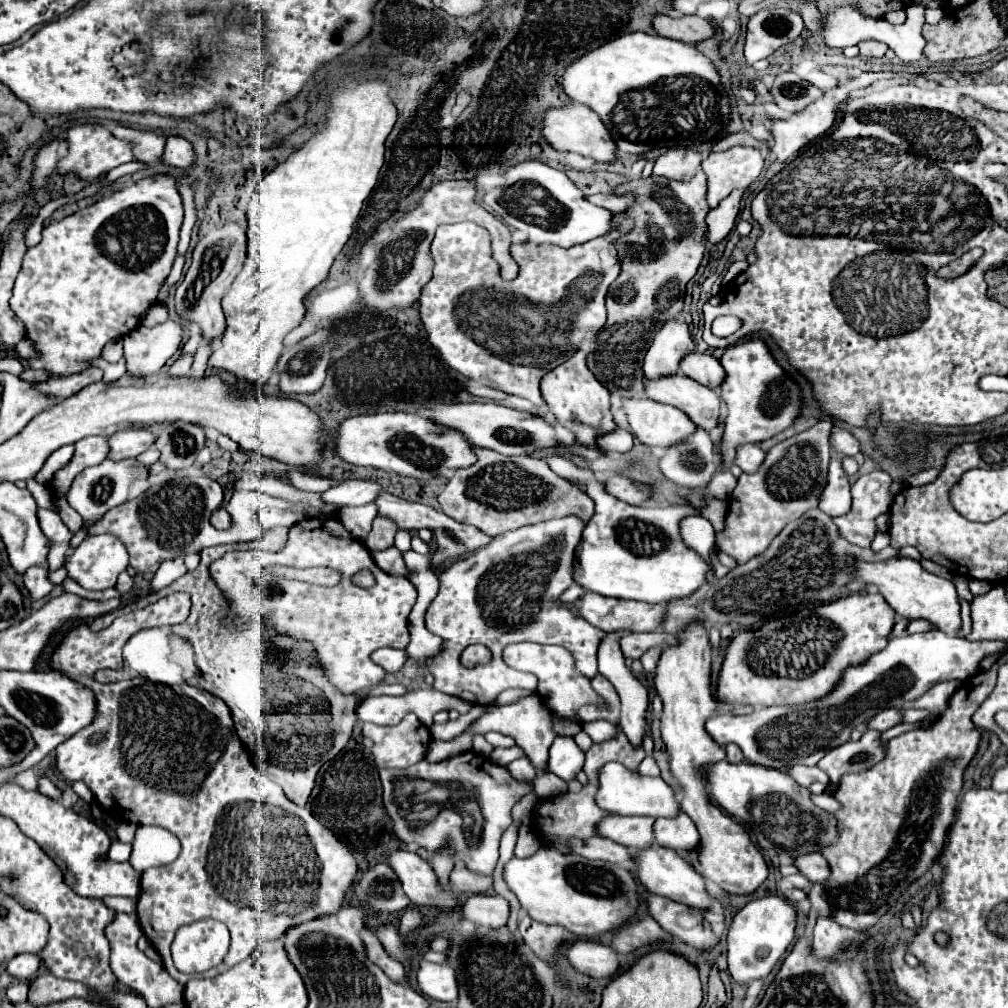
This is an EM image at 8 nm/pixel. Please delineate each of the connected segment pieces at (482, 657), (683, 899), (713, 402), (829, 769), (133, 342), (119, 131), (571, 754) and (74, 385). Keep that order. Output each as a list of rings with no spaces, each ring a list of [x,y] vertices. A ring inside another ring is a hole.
[[[476,644],[476,646],[468,646],[468,648],[464,650],[464,654],[460,656],[460,660],[464,662],[464,666],[468,666],[468,668],[488,662],[488,658],[490,658],[488,648],[486,648],[486,646],[480,646],[480,644]]]
[[[652,844],[634,854],[634,864],[636,864],[636,880],[644,890],[658,896],[666,896],[690,908],[698,908],[698,910],[710,908],[710,894],[704,888],[704,878],[676,850]]]
[[[682,374],[646,380],[644,386],[648,398],[662,404],[678,406],[694,424],[702,426],[704,430],[712,430],[718,424],[720,398],[708,386],[702,386],[700,382]]]
[[[866,732],[858,742],[844,742],[832,748],[820,762],[818,768],[830,778],[830,788],[834,788],[840,776],[850,772],[860,772],[874,766],[884,758],[884,746],[878,742],[880,732]]]
[[[166,320],[156,328],[138,326],[124,336],[126,372],[136,376],[150,376],[160,372],[166,362],[180,350],[184,328],[176,320]]]
[[[116,126],[112,130],[112,134],[120,140],[130,140],[136,144],[136,158],[148,162],[150,166],[160,166],[162,162],[162,154],[164,154],[164,146],[166,146],[166,136],[156,134],[156,132],[148,132],[148,130],[134,130],[128,126]]]
[[[556,736],[550,747],[550,772],[562,780],[572,780],[584,764],[584,752],[576,746],[573,737]]]
[[[86,368],[86,372],[82,370],[80,374],[51,377],[43,381],[42,384],[38,384],[36,388],[40,392],[54,394],[56,398],[70,398],[72,394],[80,392],[84,386],[88,386],[88,384],[92,384],[96,380],[102,380],[102,370],[98,370],[98,368]]]

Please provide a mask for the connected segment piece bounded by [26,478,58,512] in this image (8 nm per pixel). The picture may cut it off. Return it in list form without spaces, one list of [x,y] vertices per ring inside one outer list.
[[[34,478],[26,480],[26,484],[26,488],[33,495],[38,507],[57,512],[58,508],[56,508],[56,504],[52,500],[52,492],[48,487],[39,484]]]

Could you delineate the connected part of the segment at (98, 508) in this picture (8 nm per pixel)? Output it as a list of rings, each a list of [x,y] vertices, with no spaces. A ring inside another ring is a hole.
[[[126,458],[126,460],[104,460],[98,466],[90,466],[84,472],[78,474],[78,478],[72,482],[72,490],[68,492],[68,504],[82,514],[86,524],[94,522],[100,518],[104,512],[108,512],[114,506],[120,506],[128,500],[128,490],[130,484],[136,480],[148,480],[150,478],[150,468],[140,464],[136,458]]]

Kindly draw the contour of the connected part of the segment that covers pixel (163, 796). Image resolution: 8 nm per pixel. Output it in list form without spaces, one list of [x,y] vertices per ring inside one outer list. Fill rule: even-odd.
[[[174,592],[142,610],[116,618],[100,632],[92,632],[86,622],[76,622],[46,662],[50,670],[62,672],[90,688],[96,698],[96,716],[90,726],[56,748],[56,766],[62,776],[70,782],[86,782],[98,804],[120,818],[118,822],[166,828],[182,844],[178,860],[142,872],[136,908],[144,936],[162,956],[168,974],[180,984],[188,976],[182,976],[170,958],[172,936],[180,926],[202,918],[214,918],[228,926],[232,934],[230,952],[220,966],[198,978],[216,976],[248,958],[258,942],[278,940],[292,926],[336,914],[358,872],[348,846],[328,828],[320,826],[306,802],[302,806],[304,848],[312,848],[312,854],[300,858],[300,906],[296,906],[296,914],[292,914],[292,906],[284,914],[284,906],[276,906],[272,898],[264,898],[268,886],[256,886],[256,858],[252,858],[252,850],[244,842],[244,838],[252,838],[252,822],[256,822],[252,818],[252,810],[256,810],[252,782],[260,782],[266,774],[259,770],[248,750],[236,757],[238,732],[234,730],[228,706],[210,692],[188,684],[170,688],[144,680],[116,684],[98,684],[92,680],[96,670],[122,668],[122,646],[132,634],[144,628],[180,624],[188,618],[188,612],[190,596]],[[92,732],[106,732],[106,738],[98,746],[92,746],[88,744],[88,734]]]

